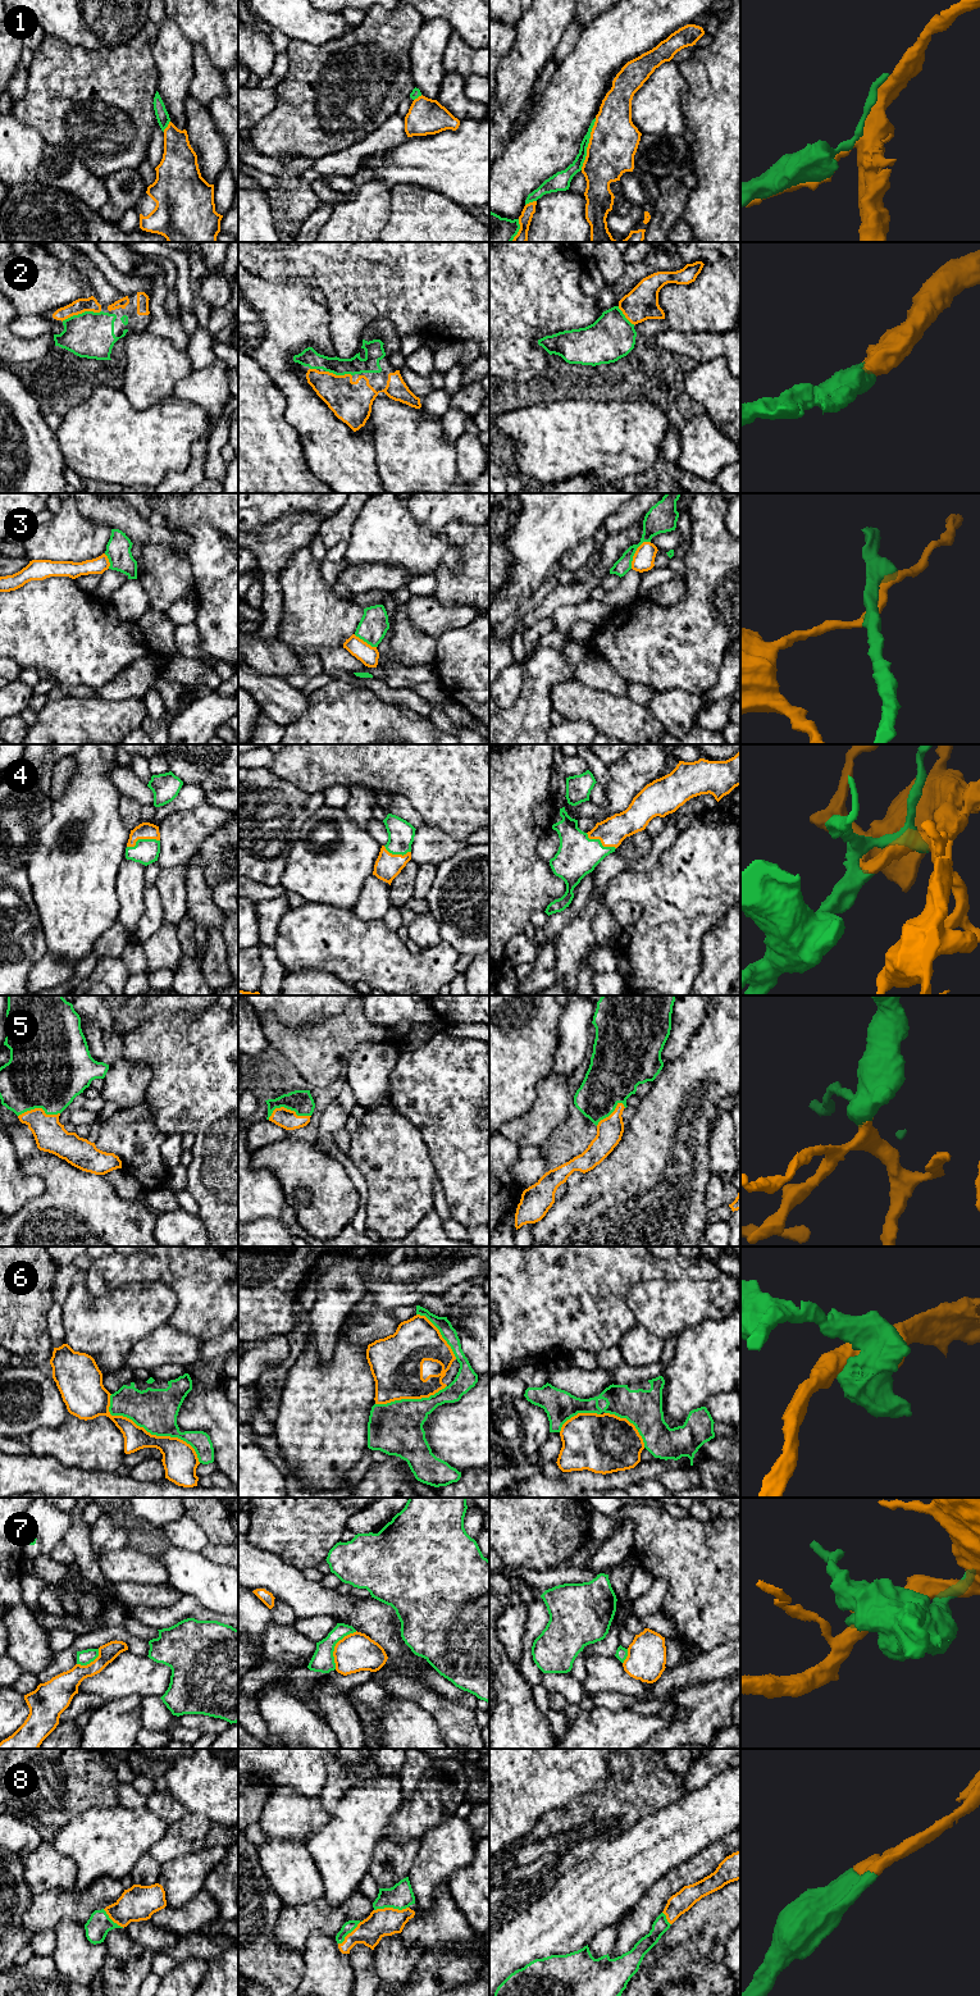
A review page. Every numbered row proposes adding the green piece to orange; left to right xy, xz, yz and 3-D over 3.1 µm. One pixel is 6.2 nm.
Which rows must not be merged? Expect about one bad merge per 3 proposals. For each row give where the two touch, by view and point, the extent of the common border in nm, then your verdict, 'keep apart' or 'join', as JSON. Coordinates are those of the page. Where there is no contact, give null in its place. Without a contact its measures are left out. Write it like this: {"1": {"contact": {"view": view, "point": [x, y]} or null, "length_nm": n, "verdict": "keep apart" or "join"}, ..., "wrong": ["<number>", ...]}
{"1": {"contact": {"view": "yz", "point": [588, 144]}, "length_nm": 340, "verdict": "keep apart"}, "2": {"contact": {"view": "xy", "point": [81, 313]}, "length_nm": 260, "verdict": "join"}, "3": {"contact": {"view": "yz", "point": [636, 552]}, "length_nm": 220, "verdict": "keep apart"}, "4": {"contact": {"view": "xy", "point": [142, 838]}, "length_nm": 220, "verdict": "join"}, "5": {"contact": {"view": "xz", "point": [287, 1110]}, "length_nm": 280, "verdict": "join"}, "6": {"contact": {"view": "xy", "point": [149, 1432]}, "length_nm": 700, "verdict": "keep apart"}, "7": {"contact": {"view": "xz", "point": [334, 1646]}, "length_nm": 280, "verdict": "keep apart"}, "8": {"contact": {"view": "xz", "point": [391, 1908]}, "length_nm": 220, "verdict": "join"}, "wrong": ["1", "3", "6", "7"]}

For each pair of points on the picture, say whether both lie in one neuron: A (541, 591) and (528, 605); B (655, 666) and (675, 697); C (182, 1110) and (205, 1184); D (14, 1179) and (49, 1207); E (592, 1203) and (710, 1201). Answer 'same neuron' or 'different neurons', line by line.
A: same neuron
B: different neurons
C: same neuron
D: different neurons
E: different neurons

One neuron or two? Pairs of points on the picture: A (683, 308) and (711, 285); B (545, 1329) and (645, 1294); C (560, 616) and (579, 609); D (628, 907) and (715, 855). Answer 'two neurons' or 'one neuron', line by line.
A: one neuron
B: two neurons
C: one neuron
D: two neurons

